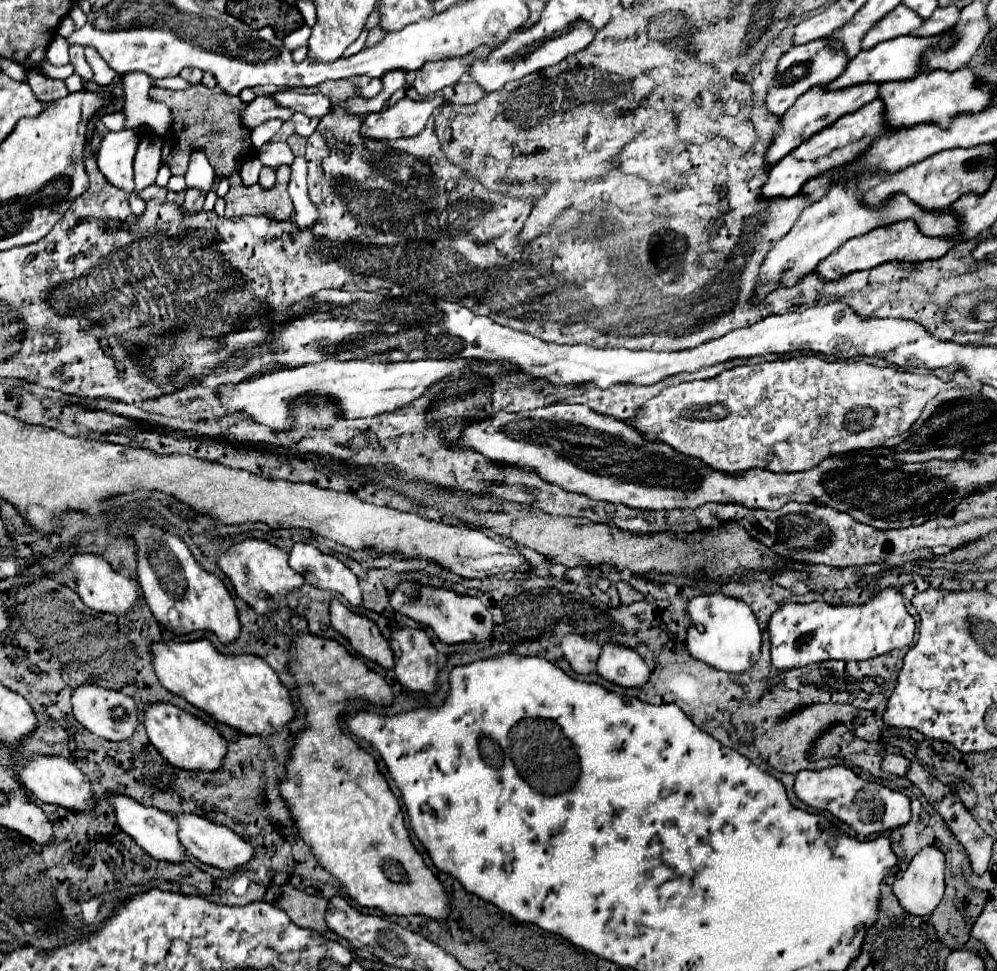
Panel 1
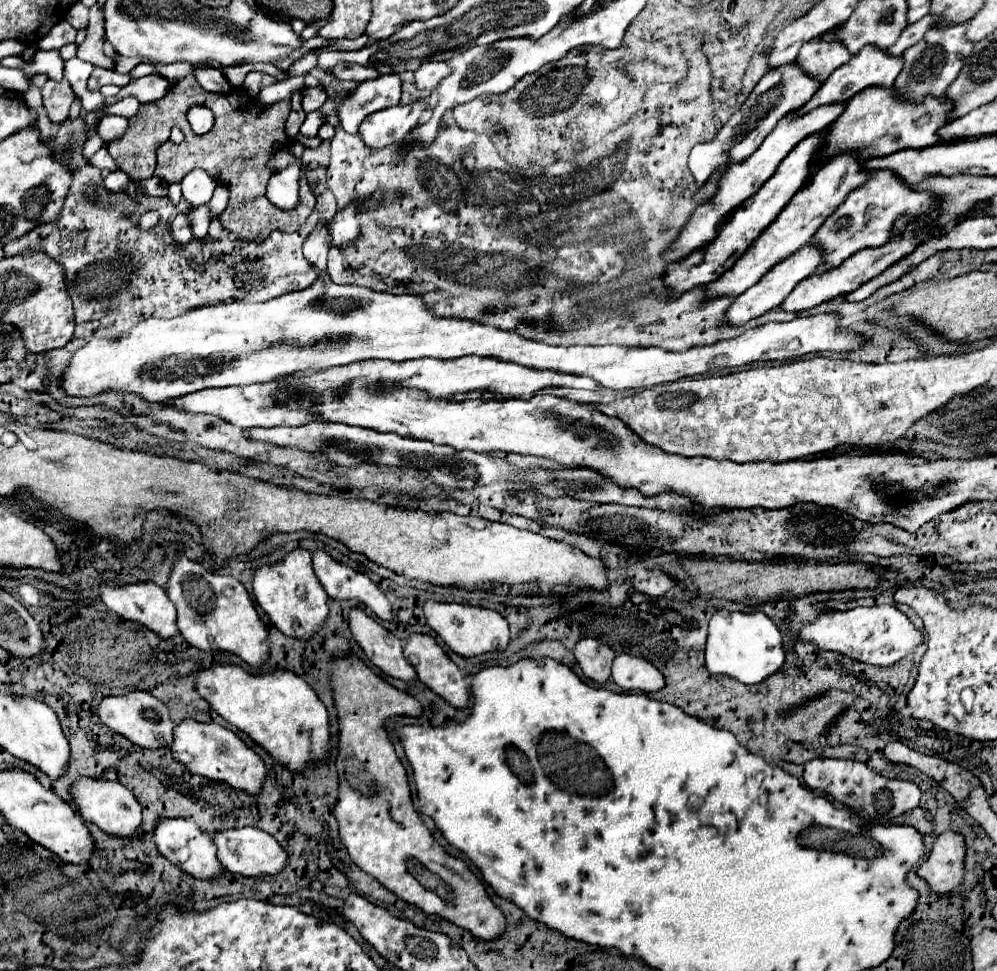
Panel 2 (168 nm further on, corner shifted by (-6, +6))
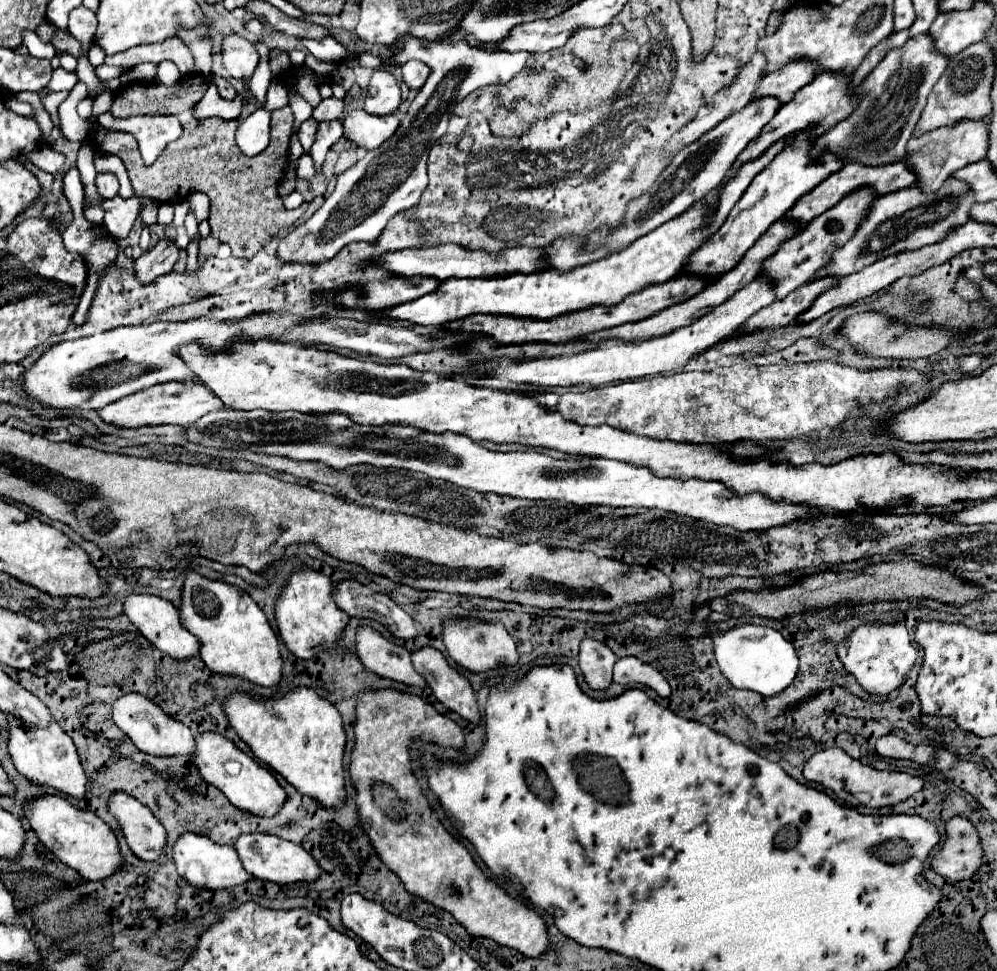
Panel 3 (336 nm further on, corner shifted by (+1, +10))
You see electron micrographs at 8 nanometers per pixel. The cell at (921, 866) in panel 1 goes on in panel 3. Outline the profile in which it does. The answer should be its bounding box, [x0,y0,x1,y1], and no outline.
[931,817,981,881]

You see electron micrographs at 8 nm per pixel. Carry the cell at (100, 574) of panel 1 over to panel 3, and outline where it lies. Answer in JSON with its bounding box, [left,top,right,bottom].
[123,595,197,659]

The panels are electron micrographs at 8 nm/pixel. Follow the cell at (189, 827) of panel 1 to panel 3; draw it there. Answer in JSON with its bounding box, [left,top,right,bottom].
[233,833,321,883]

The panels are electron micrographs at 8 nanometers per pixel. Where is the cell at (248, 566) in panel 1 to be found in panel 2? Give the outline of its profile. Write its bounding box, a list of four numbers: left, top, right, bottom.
[252,549,330,641]

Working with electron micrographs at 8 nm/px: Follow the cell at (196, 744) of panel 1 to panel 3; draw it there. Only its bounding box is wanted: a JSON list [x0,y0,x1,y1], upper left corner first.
[193,731,285,815]

